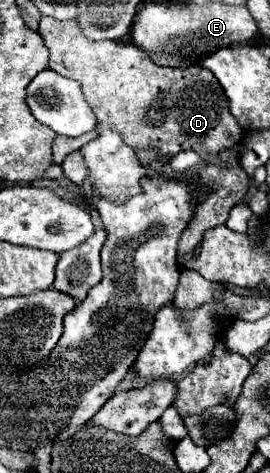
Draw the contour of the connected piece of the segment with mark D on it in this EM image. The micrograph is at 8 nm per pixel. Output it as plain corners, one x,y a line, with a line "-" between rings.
41,16
39,32
41,32
41,38
45,40
45,46
51,52
49,68
63,76
69,76
73,80
79,80
83,94
85,94
89,106
93,108
97,120
115,126
127,146
131,146
135,150
149,148
165,158
171,158
183,150
195,150
201,156
203,166
199,170
199,178
201,178
203,186
209,188
209,196
195,208
191,222
187,224
187,228
181,234
181,240
177,246
177,254
179,254
177,262
179,262
179,266
183,266
185,256
191,256
191,258
197,256
195,252
203,238
203,232
209,228
215,228
219,224
225,224
229,210
235,204
239,204
245,198
245,194
249,192
249,174
243,170
243,166
237,160
225,164
219,158
219,154
223,150
229,150
231,146
235,146
243,140
243,130
239,128
237,120
229,112
229,100
227,100
221,84
217,82
217,78
213,76
211,70
201,68
201,66
189,66
189,68
157,66
147,56
143,56
141,50
135,50
133,44
121,44
121,42
111,42
111,40
91,42
81,34
75,20
59,22
51,16

